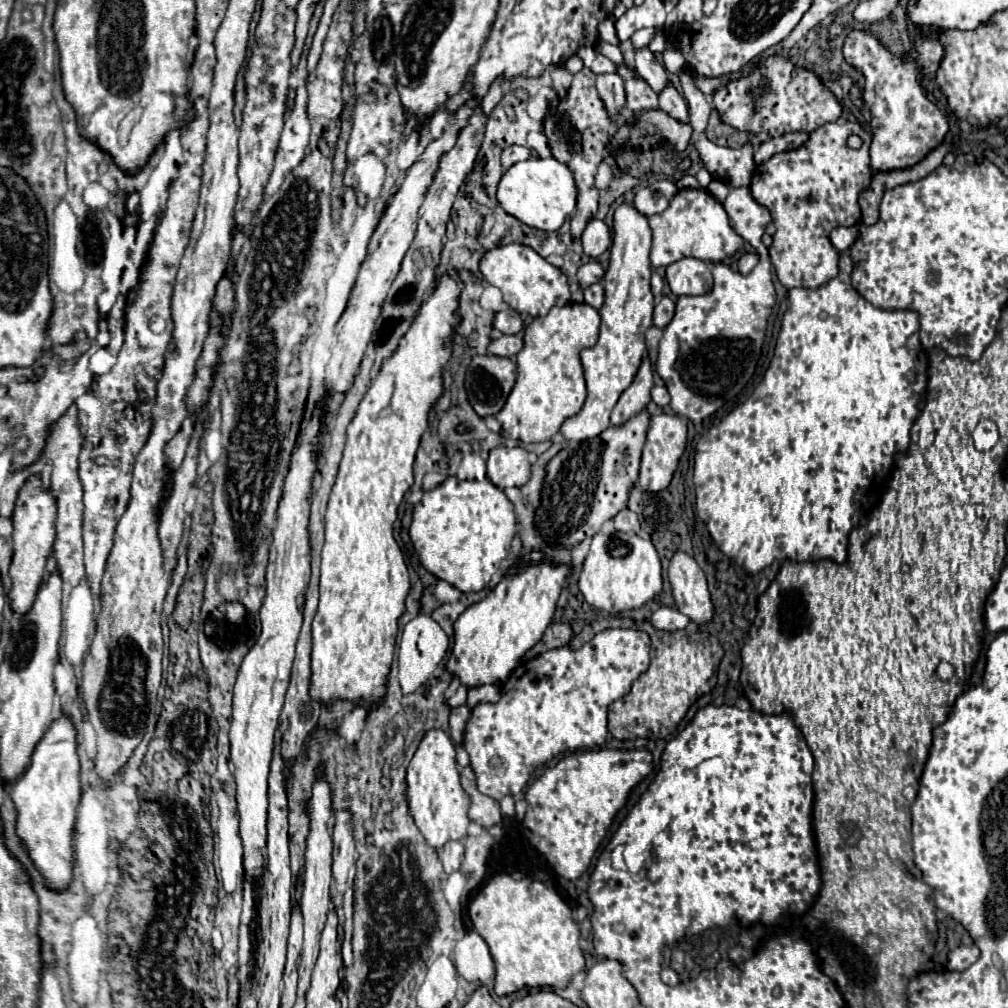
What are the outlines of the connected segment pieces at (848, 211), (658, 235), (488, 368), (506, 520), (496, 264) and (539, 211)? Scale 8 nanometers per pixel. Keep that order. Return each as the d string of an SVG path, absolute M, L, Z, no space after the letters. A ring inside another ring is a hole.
M830 122L830 124L824 124L824 126L816 128L814 132L810 132L810 138L804 146L800 146L796 150L774 154L770 160L756 166L756 172L754 172L752 184L750 184L750 192L760 204L764 204L770 210L772 220L776 224L774 244L770 246L770 260L776 268L776 274L778 274L778 280L782 282L782 286L816 288L816 286L828 282L828 278L836 276L838 252L832 248L828 234L834 228L856 226L860 222L858 194L864 188L868 188L868 184L872 180L868 148L870 148L870 134L858 122L842 122L842 124ZM850 134L856 134L862 138L862 146L858 150L848 146Z
M684 188L672 198L662 214L650 216L652 250L650 262L654 268L666 268L682 258L696 258L704 262L724 262L738 252L744 252L744 240L730 224L722 204L704 188Z
M474 356L466 372L466 392L480 418L496 416L516 382L516 364L500 356Z
M446 478L414 506L410 538L422 566L462 592L480 592L502 568L516 534L514 504L490 480Z
M508 244L490 250L480 260L480 272L484 274L486 282L502 290L504 302L508 302L508 306L516 312L526 312L530 316L546 316L550 308L566 306L570 302L570 288L566 276L528 246Z
M538 158L538 160L524 160L514 164L510 170L504 172L498 184L498 202L500 208L506 210L510 216L518 218L522 224L544 230L556 232L568 216L576 210L576 182L570 168L556 158Z

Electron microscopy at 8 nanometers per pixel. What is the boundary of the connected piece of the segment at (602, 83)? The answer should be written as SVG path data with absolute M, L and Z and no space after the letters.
M600 74L596 78L596 90L600 94L600 100L604 102L608 114L620 114L620 110L626 106L626 90L624 80L618 74Z

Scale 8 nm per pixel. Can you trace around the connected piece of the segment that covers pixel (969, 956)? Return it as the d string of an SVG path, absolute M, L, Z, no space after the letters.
M958 946L948 954L948 970L966 970L980 958L980 950L976 946Z

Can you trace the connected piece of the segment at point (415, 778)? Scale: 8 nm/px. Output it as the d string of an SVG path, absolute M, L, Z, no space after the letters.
M444 730L426 732L408 766L406 784L408 784L406 794L408 794L410 814L418 830L424 834L426 842L432 848L440 850L448 840L466 838L466 830L470 824L468 818L470 798L460 786L460 774L456 768L456 746Z

